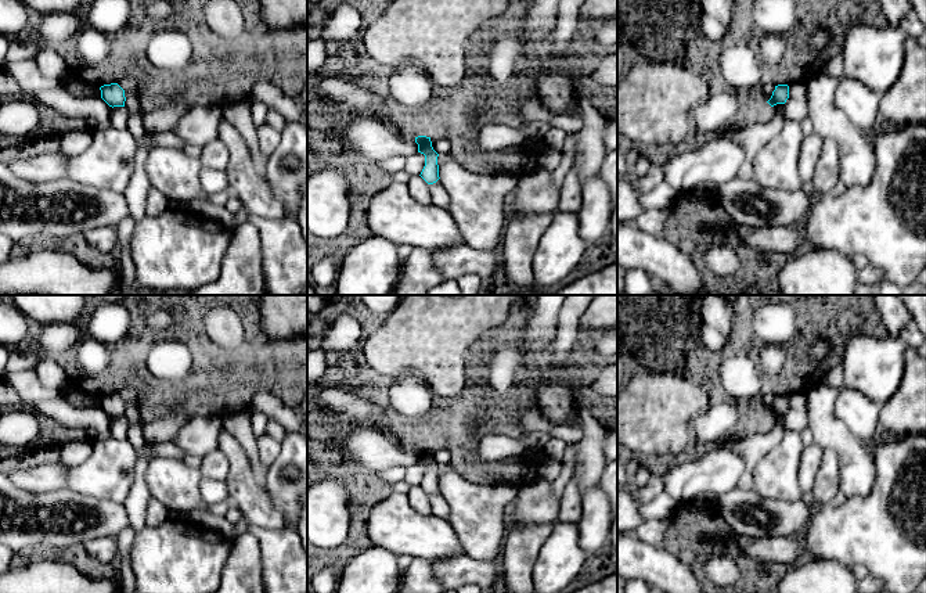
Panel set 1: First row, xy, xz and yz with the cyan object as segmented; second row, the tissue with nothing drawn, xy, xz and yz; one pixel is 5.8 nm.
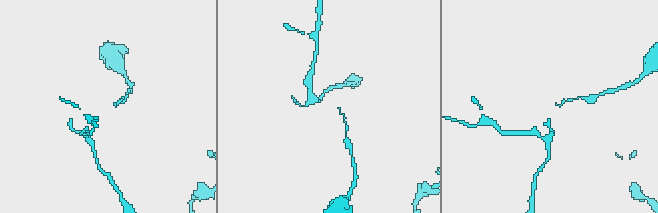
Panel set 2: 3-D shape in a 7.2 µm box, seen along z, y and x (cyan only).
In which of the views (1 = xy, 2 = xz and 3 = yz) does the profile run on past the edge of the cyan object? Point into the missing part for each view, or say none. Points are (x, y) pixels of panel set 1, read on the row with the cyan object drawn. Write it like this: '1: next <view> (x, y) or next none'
1: next none
2: next none
3: next none

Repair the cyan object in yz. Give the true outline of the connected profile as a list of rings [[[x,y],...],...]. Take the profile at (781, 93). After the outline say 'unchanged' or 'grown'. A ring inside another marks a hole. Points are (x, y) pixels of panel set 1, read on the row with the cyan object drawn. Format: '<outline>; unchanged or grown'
[[[778,85],[772,91],[771,98],[767,101],[771,107],[777,104],[785,104],[789,98],[789,86],[788,85]]]; unchanged

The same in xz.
[[[418,136],[418,137],[415,137],[415,143],[418,144],[418,152],[425,155],[425,166],[419,176],[428,184],[433,184],[440,179],[439,177],[439,165],[437,165],[439,154],[433,150],[430,137]]]; unchanged

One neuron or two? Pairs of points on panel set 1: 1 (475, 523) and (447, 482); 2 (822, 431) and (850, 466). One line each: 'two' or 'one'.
1: one
2: one

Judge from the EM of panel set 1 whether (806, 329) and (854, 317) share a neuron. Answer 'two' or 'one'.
one

